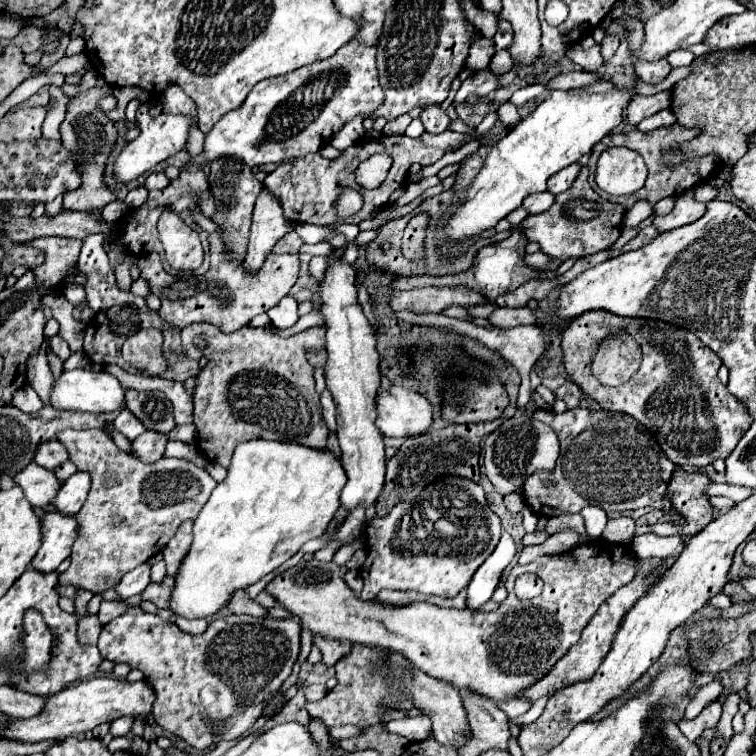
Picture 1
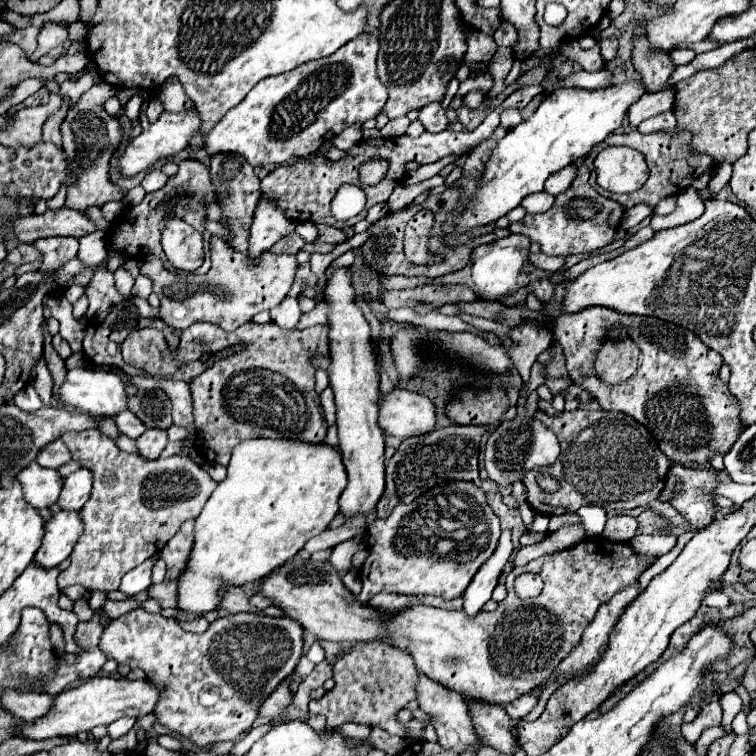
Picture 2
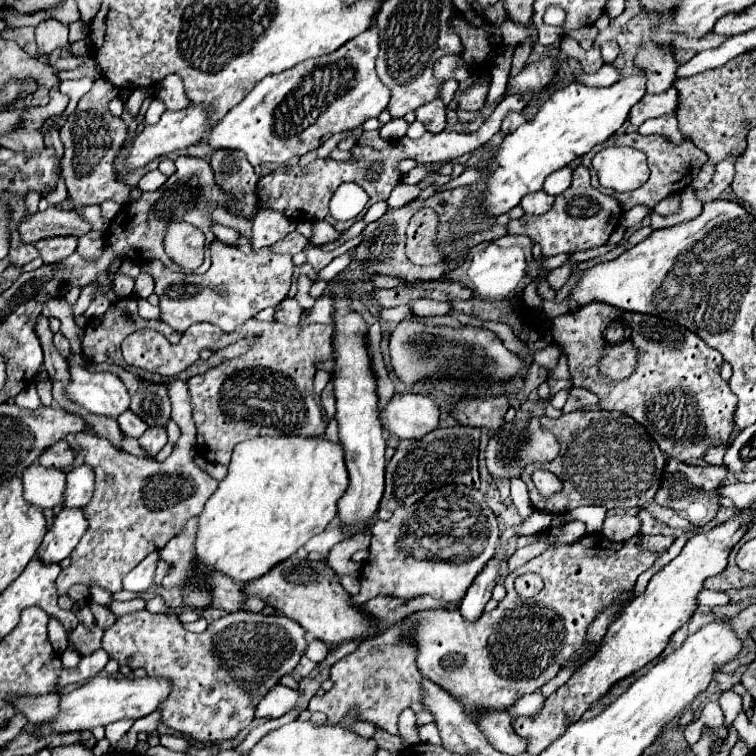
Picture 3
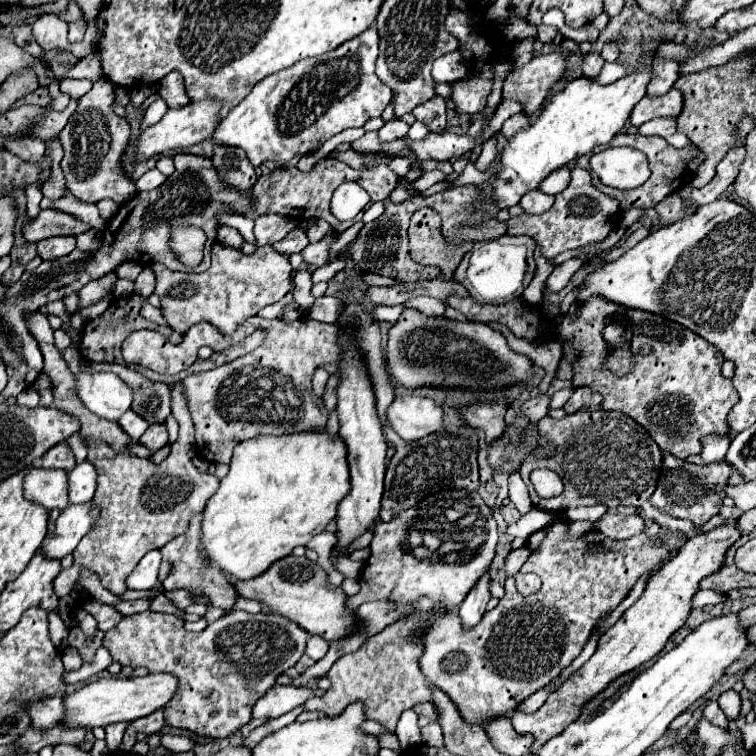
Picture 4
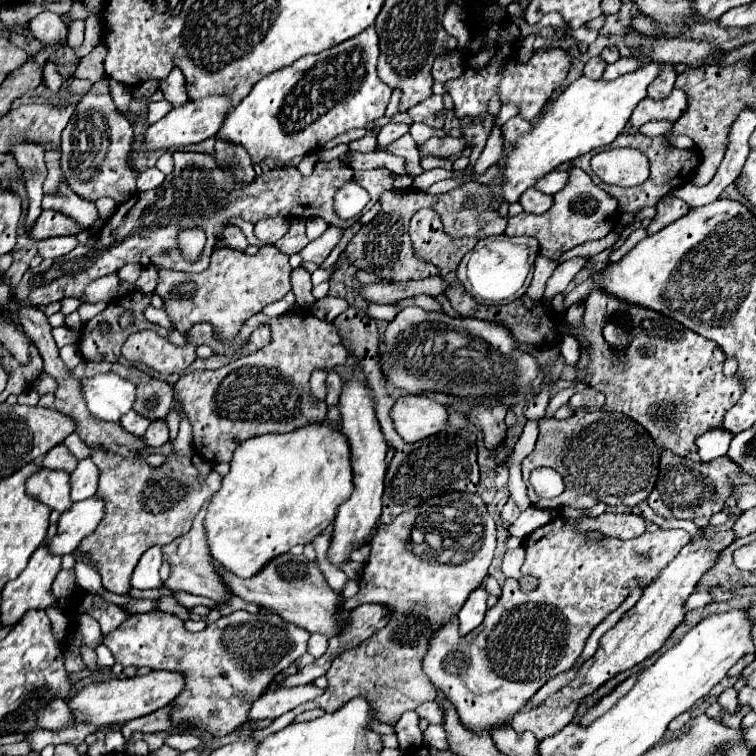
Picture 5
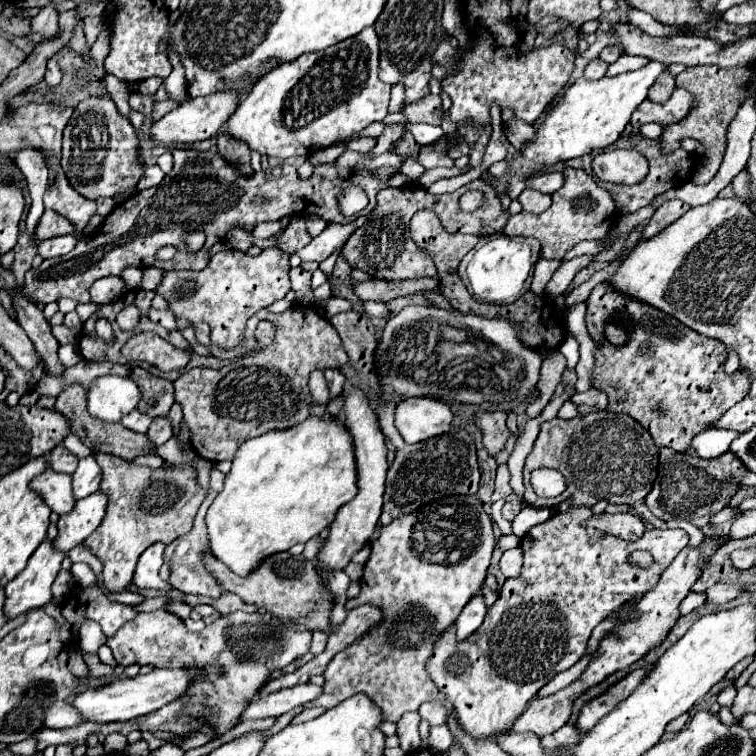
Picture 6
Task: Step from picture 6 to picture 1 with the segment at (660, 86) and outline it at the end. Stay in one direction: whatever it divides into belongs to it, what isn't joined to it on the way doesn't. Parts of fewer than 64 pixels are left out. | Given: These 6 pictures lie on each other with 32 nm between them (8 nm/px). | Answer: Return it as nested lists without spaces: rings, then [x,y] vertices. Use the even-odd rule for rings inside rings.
[[[636,60],[634,66],[636,74],[640,80],[644,80],[646,84],[658,84],[662,80],[666,80],[666,76],[672,72],[672,66],[668,64],[668,60],[656,60],[656,62],[644,62],[644,60]]]

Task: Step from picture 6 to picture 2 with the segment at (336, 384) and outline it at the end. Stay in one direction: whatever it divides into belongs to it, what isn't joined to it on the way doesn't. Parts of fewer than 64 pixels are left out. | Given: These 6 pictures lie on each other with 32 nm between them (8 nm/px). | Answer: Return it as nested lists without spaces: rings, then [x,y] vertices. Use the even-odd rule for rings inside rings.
[[[328,386],[320,395],[320,402],[324,408],[324,418],[328,424],[334,424],[334,395],[330,386]]]

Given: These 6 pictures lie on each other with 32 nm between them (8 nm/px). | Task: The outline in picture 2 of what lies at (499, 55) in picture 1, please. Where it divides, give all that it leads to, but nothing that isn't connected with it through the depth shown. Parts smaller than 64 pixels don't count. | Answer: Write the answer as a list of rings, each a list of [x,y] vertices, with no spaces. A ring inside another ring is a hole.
[[[506,46],[498,48],[498,52],[494,54],[494,58],[490,60],[488,70],[490,70],[492,78],[494,78],[494,86],[488,92],[490,96],[492,94],[500,94],[506,88],[506,82],[504,80],[506,80],[510,68],[512,68],[512,60],[514,60],[514,52],[512,52],[512,48],[506,48]]]

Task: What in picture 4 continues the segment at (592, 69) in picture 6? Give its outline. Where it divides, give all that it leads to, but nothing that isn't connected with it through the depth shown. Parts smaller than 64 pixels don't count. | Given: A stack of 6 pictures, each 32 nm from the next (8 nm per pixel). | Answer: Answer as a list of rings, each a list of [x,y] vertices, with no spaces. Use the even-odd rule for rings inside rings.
[[[586,54],[586,56],[584,56],[584,66],[582,66],[584,76],[596,78],[596,76],[600,74],[602,66],[604,66],[604,58],[602,58],[600,54]]]

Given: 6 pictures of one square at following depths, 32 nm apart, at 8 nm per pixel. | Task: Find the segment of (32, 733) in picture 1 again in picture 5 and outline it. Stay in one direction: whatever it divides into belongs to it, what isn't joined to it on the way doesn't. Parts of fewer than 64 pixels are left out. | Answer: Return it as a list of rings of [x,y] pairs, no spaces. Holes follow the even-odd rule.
[[[152,670],[146,676],[114,678],[100,684],[88,684],[82,692],[74,694],[68,700],[68,704],[74,710],[78,722],[88,722],[94,726],[108,726],[108,724],[124,724],[128,720],[156,712],[158,708],[170,704],[182,690],[184,690],[184,678],[180,672]]]

